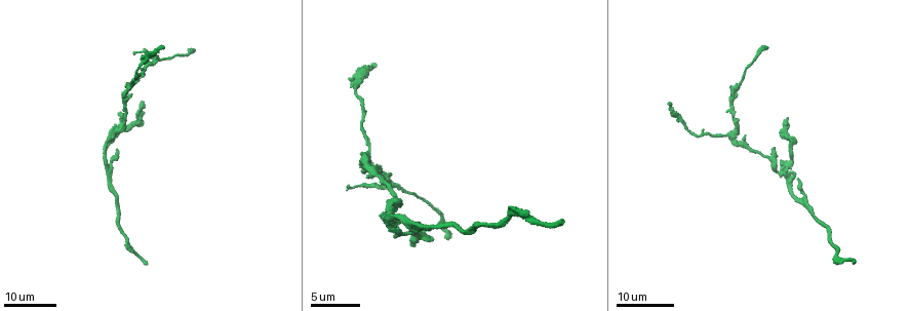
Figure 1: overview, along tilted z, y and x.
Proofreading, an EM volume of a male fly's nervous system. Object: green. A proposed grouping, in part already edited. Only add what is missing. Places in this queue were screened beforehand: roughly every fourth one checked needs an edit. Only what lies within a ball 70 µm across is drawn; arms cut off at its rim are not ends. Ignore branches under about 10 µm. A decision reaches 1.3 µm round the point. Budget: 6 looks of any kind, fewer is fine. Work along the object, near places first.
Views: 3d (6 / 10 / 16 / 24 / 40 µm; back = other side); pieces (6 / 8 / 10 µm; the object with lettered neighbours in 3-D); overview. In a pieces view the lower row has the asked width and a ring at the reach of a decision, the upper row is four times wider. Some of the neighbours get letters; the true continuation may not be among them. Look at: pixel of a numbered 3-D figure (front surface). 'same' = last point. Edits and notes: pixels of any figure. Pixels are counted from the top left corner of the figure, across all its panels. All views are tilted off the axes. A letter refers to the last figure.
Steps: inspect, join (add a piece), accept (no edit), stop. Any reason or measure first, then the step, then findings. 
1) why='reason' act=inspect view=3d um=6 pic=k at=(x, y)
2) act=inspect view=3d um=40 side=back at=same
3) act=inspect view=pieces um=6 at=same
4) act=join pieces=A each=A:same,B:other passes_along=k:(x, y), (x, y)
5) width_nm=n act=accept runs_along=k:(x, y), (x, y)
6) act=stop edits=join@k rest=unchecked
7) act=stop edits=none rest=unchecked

why='free end' act=inspect view=3d um=16 pic=1 at=(143, 100)

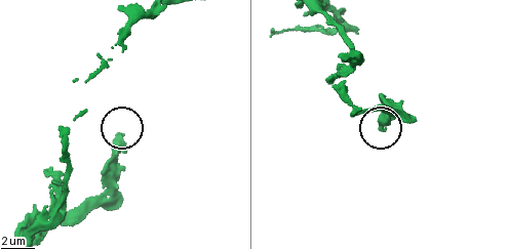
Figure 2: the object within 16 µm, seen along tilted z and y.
act=inspect view=pieces um=8 pic=2 at=(384, 129)

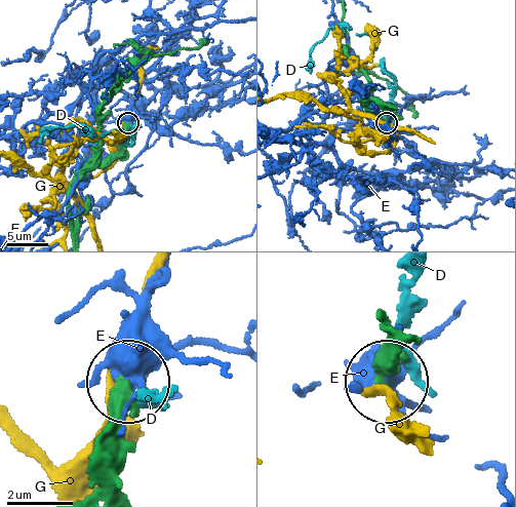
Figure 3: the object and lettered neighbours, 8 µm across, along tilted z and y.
width_nm=360 act=accept each=D:other,E:other,G:other found='no lettered piece goes on from it'

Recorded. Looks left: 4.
why='free end' act=inspect view=3d um=24 pic=1 at=(120, 115)

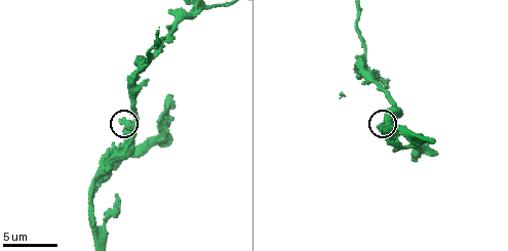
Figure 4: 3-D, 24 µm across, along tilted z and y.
act=inspect view=pieces um=8 pic=4 at=(123, 120)

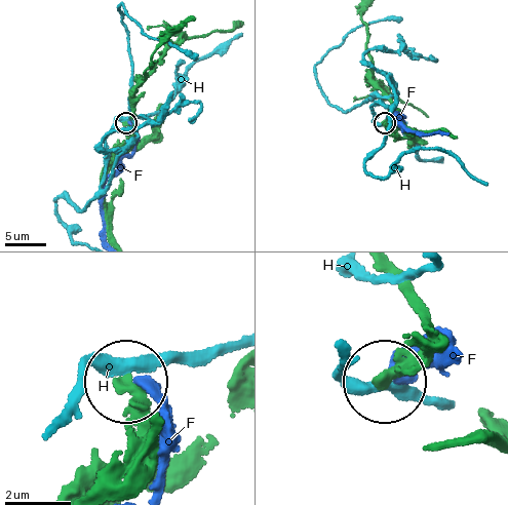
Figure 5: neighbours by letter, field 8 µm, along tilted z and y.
act=accept each=F:other,H:other runs_along=5:(104, 487), (145, 426), (142, 396), (129, 385) found='none of them fits'

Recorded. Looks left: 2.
why='branch stops here' act=inspect view=pieces um=6 pic=4 at=(118, 196)

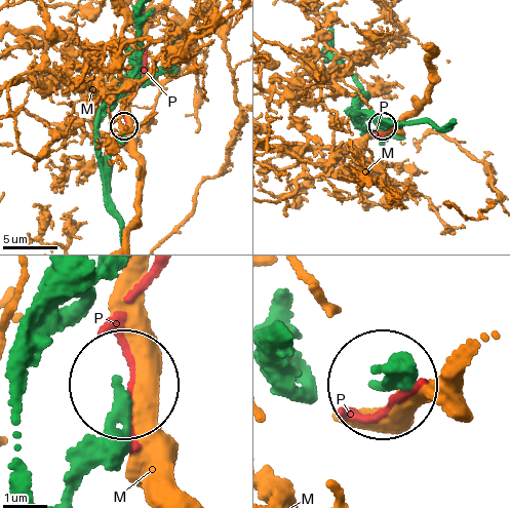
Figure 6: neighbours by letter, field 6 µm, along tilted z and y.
act=accept each=M:other,P:other runs_along=6:(64, 489), (107, 428), (119, 387) found='none of them fits'

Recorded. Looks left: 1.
act=stop edits=none rest=unchecked

